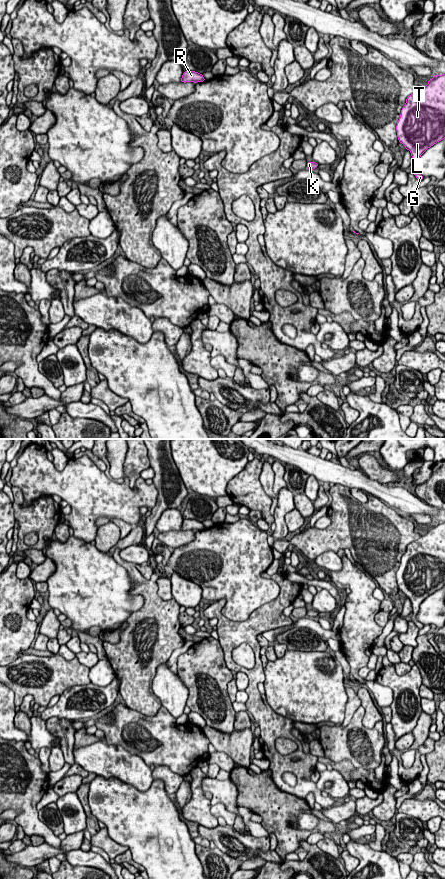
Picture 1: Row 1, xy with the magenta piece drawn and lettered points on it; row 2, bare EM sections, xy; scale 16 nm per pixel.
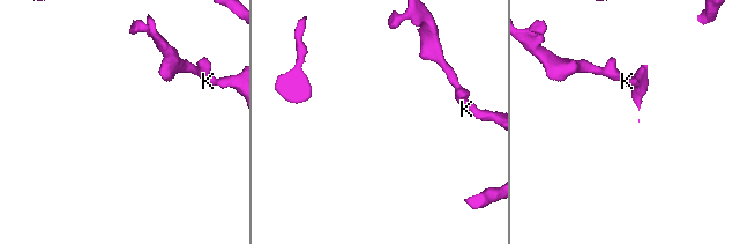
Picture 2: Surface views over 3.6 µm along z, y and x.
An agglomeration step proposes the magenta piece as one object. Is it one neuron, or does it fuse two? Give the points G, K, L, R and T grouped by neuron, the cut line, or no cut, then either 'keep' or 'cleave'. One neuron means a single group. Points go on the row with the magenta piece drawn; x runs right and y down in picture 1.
G K L R T | no cut | keep

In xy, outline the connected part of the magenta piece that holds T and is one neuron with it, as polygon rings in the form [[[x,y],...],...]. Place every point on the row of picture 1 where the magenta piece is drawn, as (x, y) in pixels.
[[[445,74],[434,75],[428,84],[418,92],[409,95],[403,106],[396,126],[398,141],[412,156],[412,172],[420,181],[423,176],[417,172],[421,155],[445,137]]]

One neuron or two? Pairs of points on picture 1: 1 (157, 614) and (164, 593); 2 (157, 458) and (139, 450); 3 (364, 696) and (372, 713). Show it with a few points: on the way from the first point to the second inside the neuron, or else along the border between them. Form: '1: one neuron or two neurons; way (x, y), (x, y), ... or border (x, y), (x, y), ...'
1: two neurons; border (155, 582), (158, 594), (163, 599), (172, 598)
2: two neurons; border (146, 449), (150, 466)
3: one neuron; way (366, 700), (370, 709)

